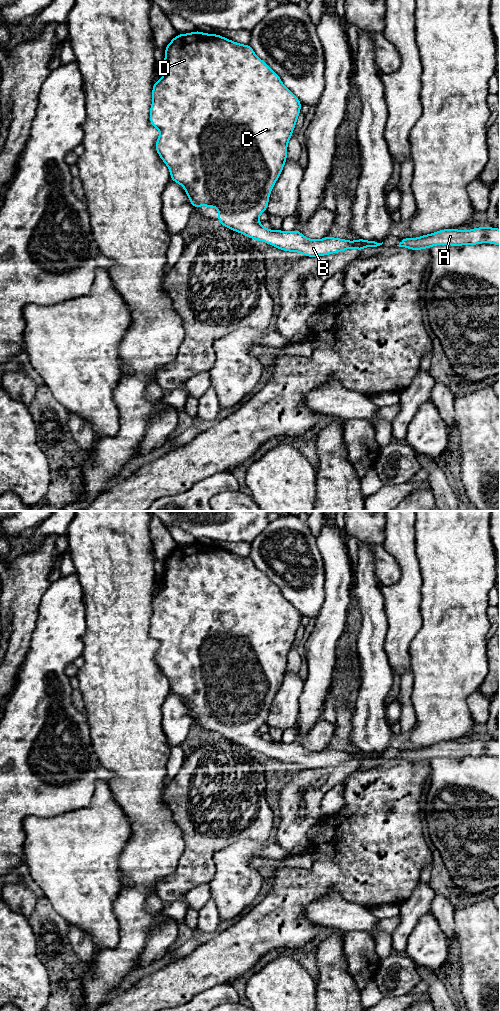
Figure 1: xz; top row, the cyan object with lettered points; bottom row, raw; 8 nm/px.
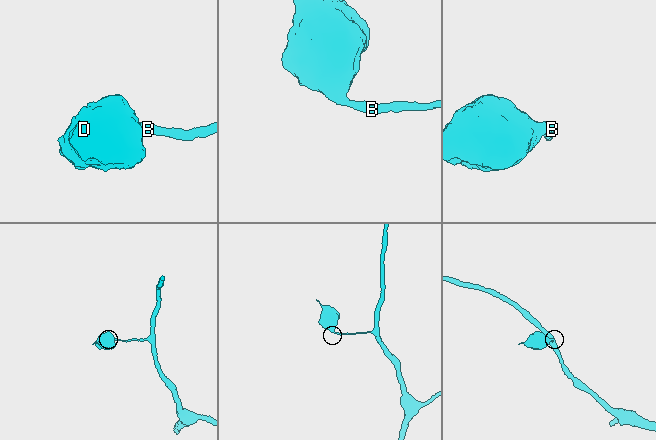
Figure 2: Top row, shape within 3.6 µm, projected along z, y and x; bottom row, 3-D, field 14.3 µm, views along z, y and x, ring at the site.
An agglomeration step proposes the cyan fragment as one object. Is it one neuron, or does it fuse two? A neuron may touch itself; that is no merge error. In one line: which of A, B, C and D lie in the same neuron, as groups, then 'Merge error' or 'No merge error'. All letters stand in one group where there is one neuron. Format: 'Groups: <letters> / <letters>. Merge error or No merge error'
Groups: A B C D. No merge error

